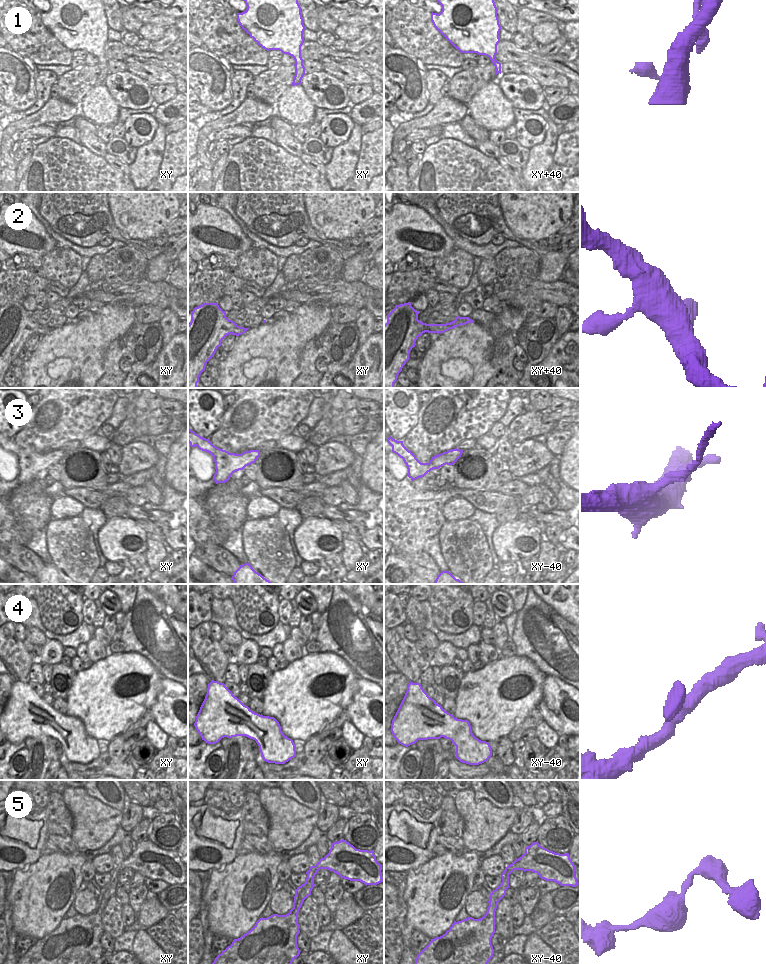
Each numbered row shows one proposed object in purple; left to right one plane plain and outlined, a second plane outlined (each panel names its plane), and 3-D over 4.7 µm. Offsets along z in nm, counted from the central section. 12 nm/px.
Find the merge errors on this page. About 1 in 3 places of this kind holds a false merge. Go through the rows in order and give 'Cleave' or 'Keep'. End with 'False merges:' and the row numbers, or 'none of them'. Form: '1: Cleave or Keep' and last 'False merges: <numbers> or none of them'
1: Cleave
2: Keep
3: Cleave
4: Keep
5: Keep
False merges: 1, 3

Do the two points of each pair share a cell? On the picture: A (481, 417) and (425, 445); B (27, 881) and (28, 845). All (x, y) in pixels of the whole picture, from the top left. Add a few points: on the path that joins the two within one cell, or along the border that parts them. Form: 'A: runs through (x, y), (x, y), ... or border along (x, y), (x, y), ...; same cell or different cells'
A: runs through (467, 417), (464, 417), (444, 437), (439, 437); same cell
B: border along (41, 855), (36, 861), (13, 871); different cells

